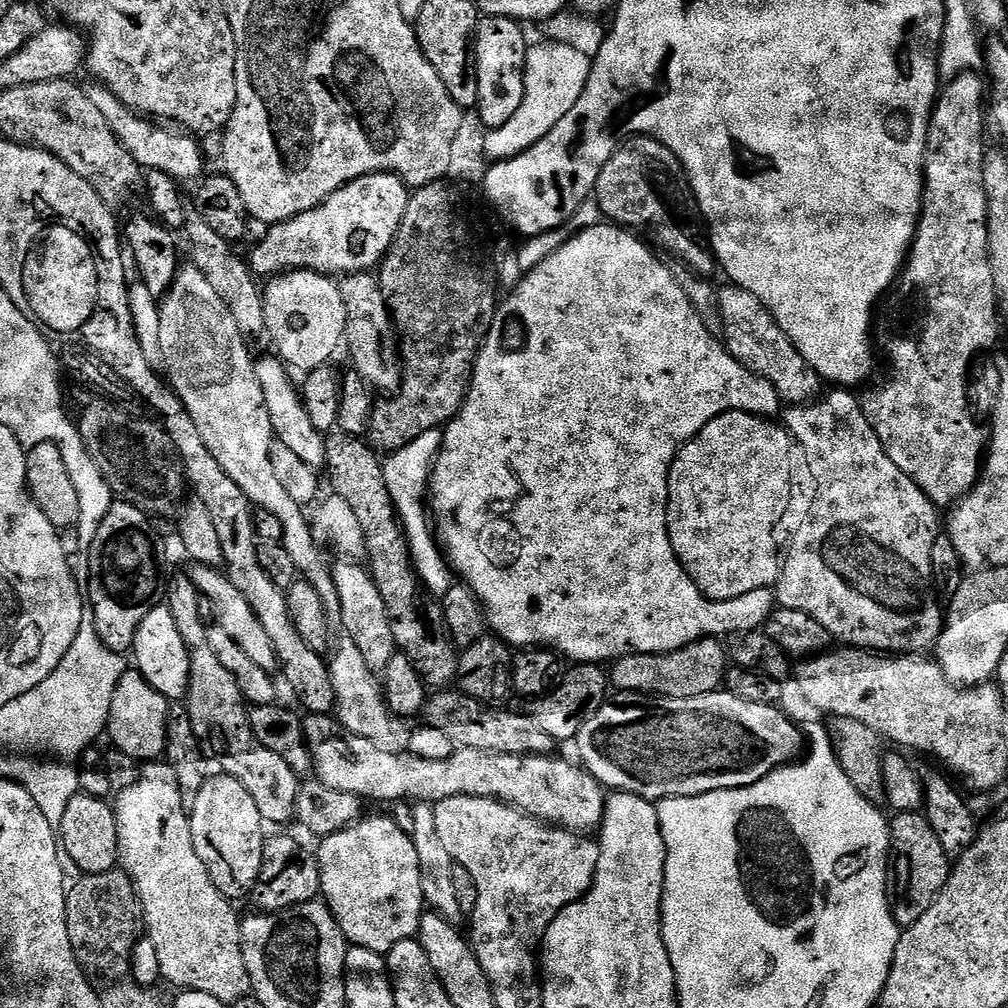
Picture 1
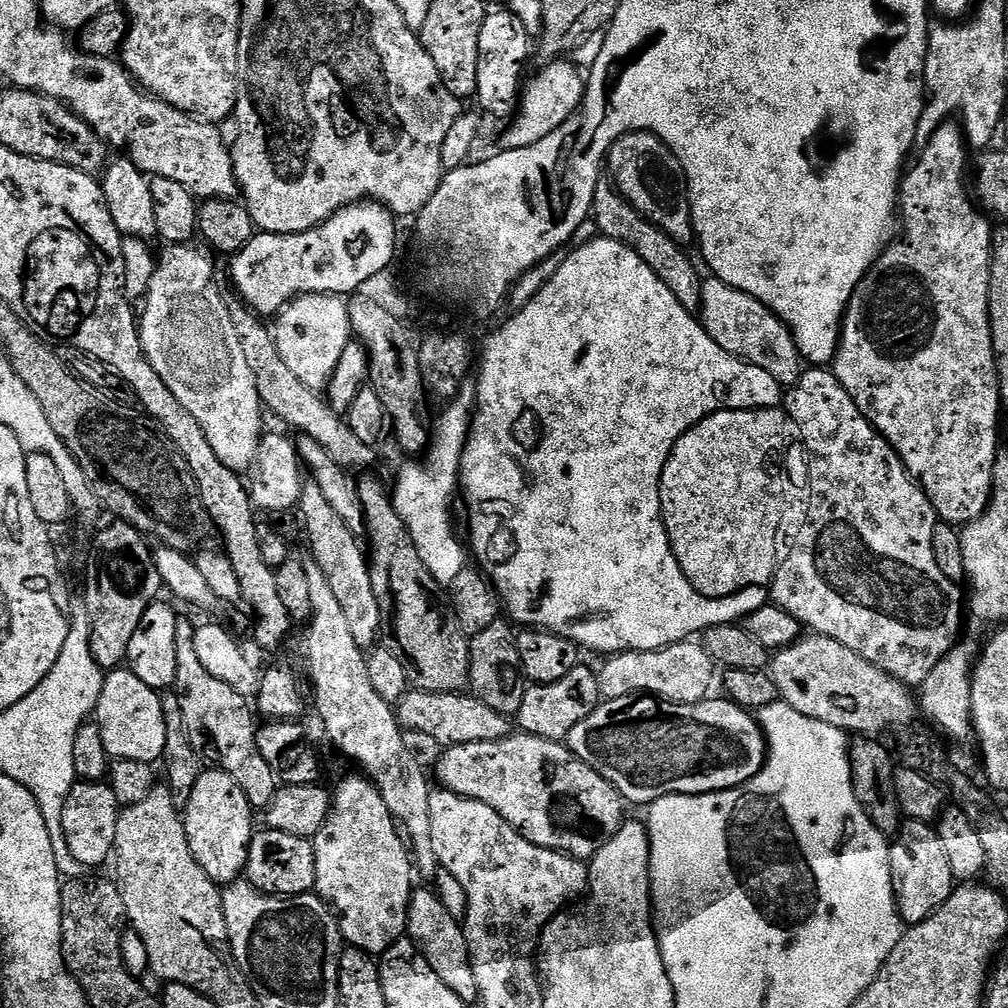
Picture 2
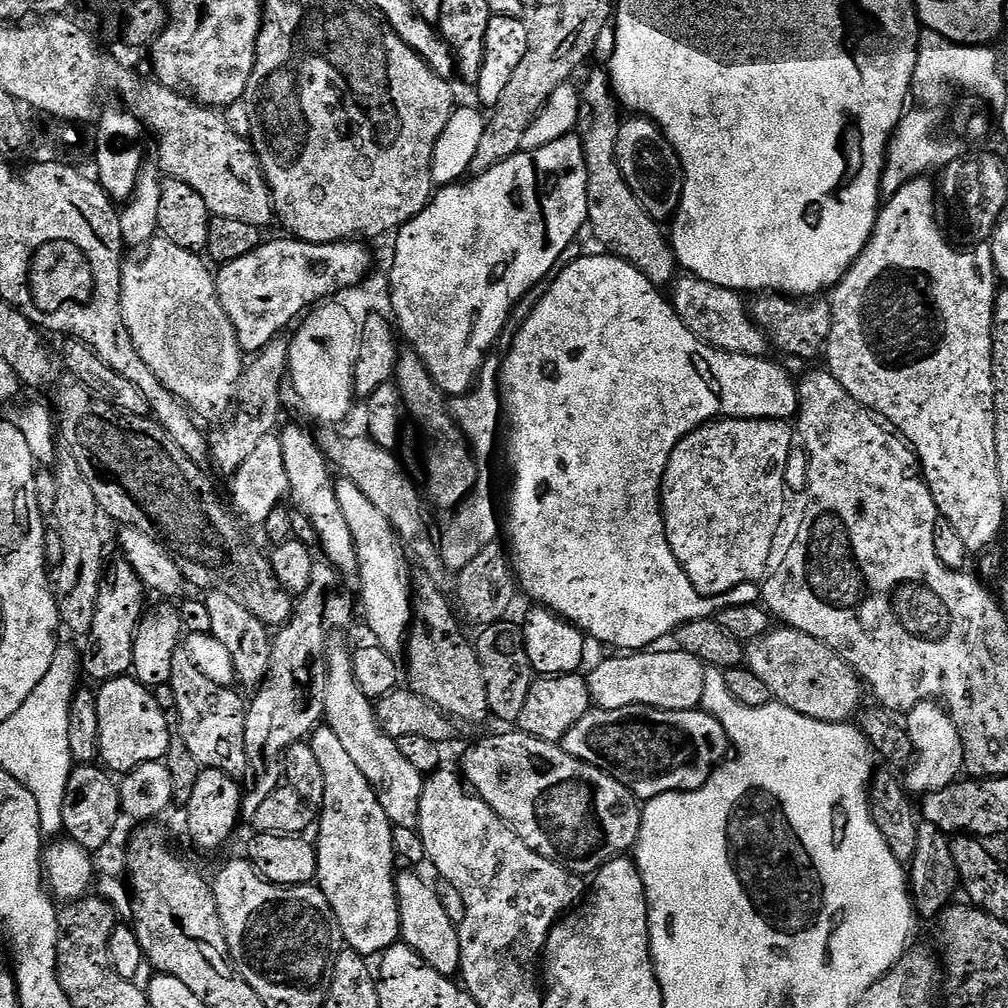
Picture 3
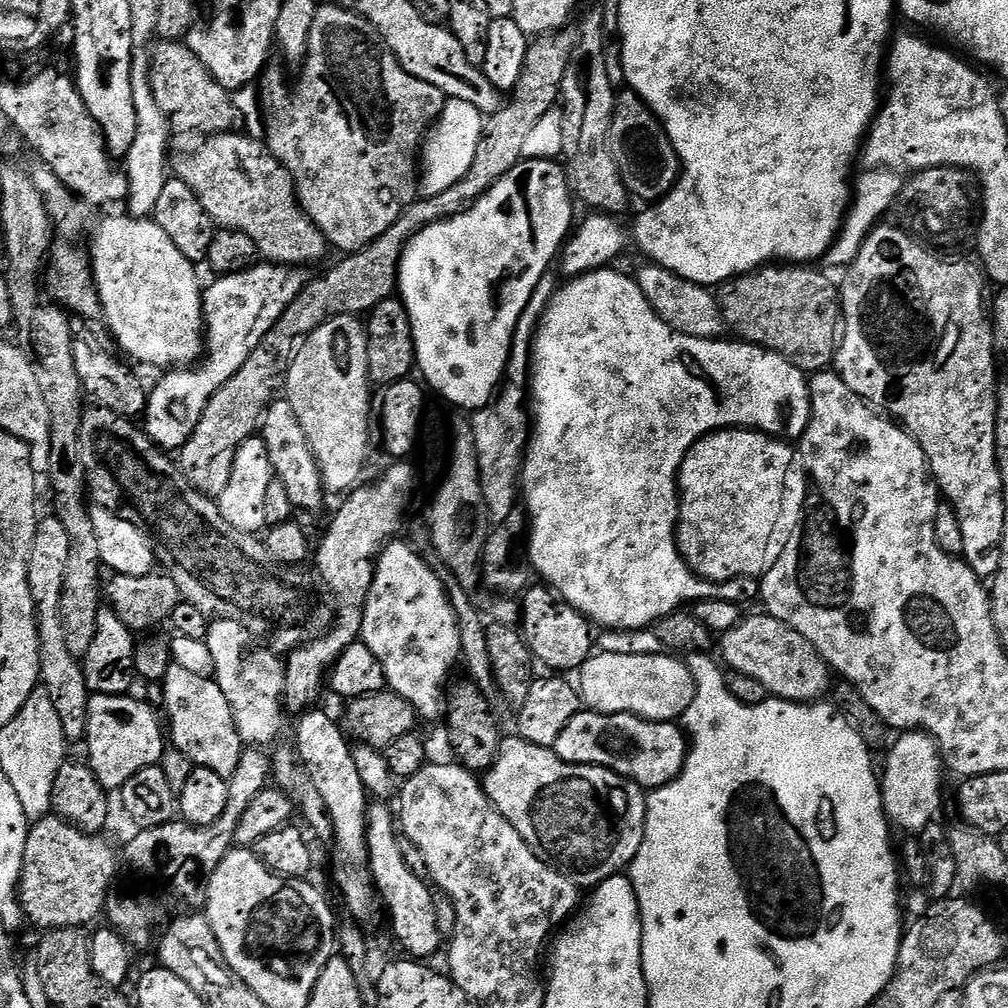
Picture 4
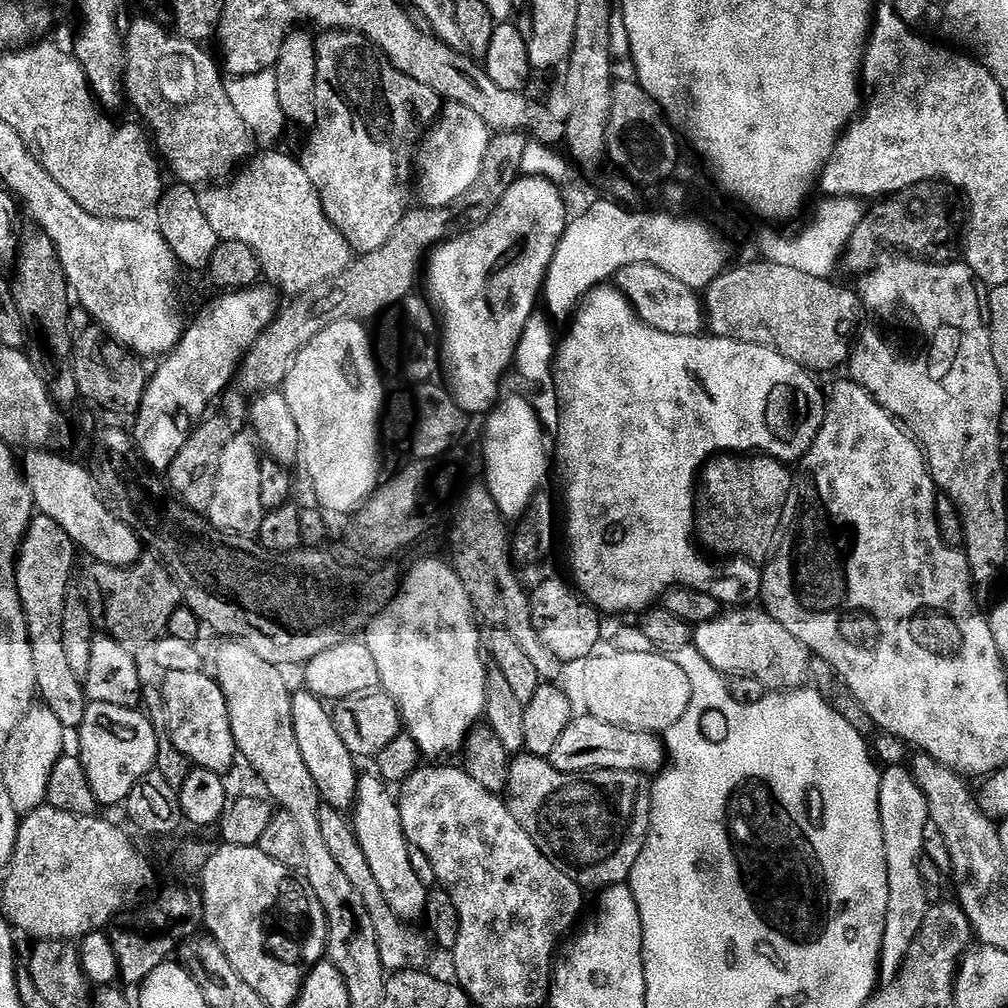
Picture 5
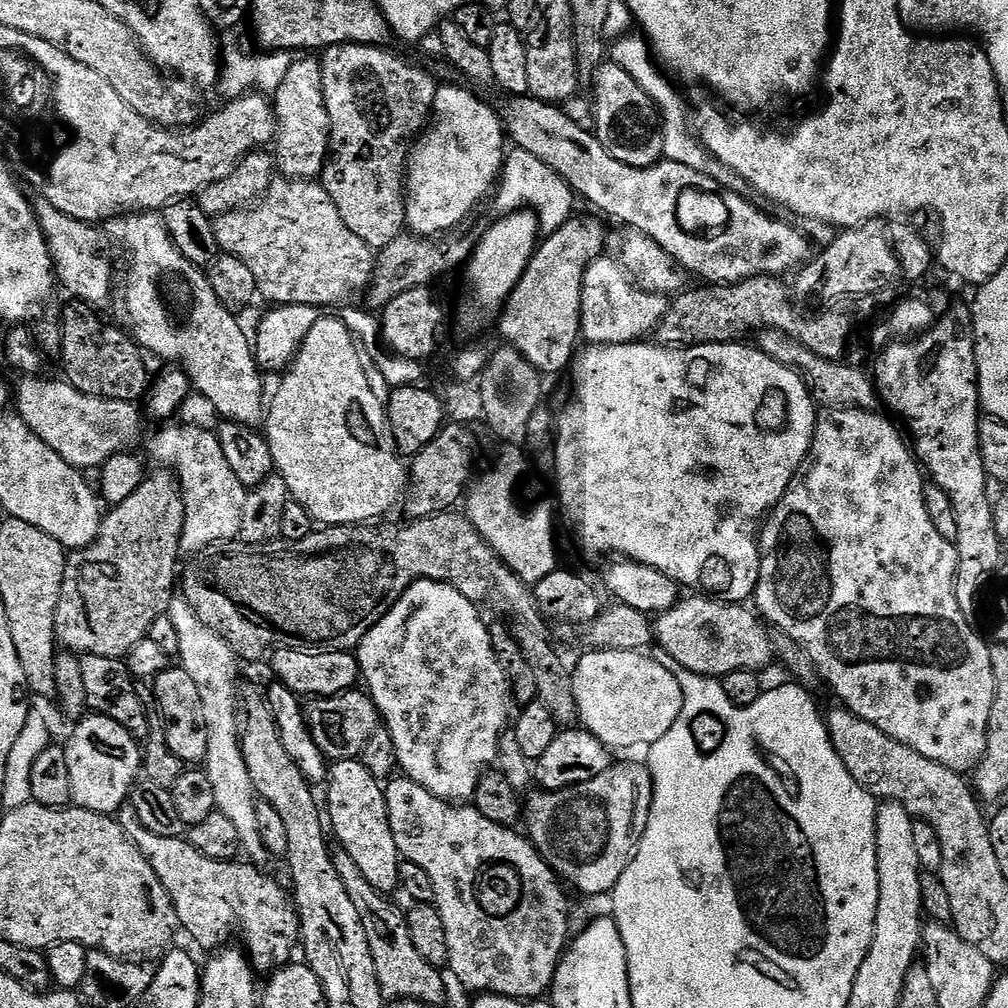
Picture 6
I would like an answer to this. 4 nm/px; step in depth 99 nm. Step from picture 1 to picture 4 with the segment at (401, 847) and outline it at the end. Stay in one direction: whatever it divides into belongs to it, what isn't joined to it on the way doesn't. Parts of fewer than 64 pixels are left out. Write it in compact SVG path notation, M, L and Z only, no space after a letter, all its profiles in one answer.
M308 710L303 713L295 722L296 724L296 748L295 751L298 753L299 763L302 765L304 763L304 768L306 771L307 779L311 780L312 785L316 787L318 790L318 794L322 794L322 798L326 798L326 810L328 811L328 817L332 819L332 840L334 841L334 845L336 844L336 853L333 854L332 860L336 863L336 884L340 887L340 896L344 899L344 904L348 907L348 912L353 921L361 929L369 930L368 928L376 928L380 924L380 919L383 921L386 916L386 909L380 899L379 892L376 891L376 884L372 881L372 871L368 868L368 809L370 807L370 793L367 788L365 788L364 783L362 782L362 778L358 774L358 766L354 762L354 758L352 757L352 749L353 745L350 743L349 737L346 735L345 729L341 727L339 723L336 724L331 720L330 717L327 716L324 712L314 712L316 710Z

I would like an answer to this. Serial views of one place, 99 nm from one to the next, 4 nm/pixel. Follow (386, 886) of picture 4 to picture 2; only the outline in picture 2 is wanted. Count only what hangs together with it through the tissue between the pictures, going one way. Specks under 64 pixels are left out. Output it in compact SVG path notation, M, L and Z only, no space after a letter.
M417 887L413 891L412 900L408 904L406 936L430 962L430 970L434 970L434 974L438 974L438 978L442 978L442 982L446 982L446 986L450 986L450 990L454 990L454 994L462 998L462 1002L472 1006L479 1001L480 991L478 982L474 982L474 970L470 962L468 943L464 937L464 925L454 918L454 914L450 914L450 910L446 910L446 906L442 906L431 887Z

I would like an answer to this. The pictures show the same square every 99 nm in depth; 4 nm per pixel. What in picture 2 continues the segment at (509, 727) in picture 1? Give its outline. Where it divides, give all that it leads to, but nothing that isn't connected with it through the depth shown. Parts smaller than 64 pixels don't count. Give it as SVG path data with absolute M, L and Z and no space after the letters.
M410 690L400 699L395 713L404 732L419 730L450 748L466 742L498 742L510 735L509 717L498 714L498 710L490 710L490 706L471 694Z

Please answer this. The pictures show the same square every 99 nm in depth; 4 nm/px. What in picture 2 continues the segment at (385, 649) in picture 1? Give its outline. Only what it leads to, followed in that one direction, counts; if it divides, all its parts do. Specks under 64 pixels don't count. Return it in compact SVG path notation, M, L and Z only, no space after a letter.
M310 478L305 479L302 486L298 516L302 521L302 532L306 540L308 536L308 548L312 551L309 552L310 558L318 562L318 566L322 566L322 574L326 574L326 582L330 582L331 592L342 605L350 634L354 634L354 642L358 642L360 648L371 649L377 643L376 635L381 635L382 625L378 598L374 598L374 586L370 582L370 560L366 555L365 545L330 507L330 502L322 494L318 482Z

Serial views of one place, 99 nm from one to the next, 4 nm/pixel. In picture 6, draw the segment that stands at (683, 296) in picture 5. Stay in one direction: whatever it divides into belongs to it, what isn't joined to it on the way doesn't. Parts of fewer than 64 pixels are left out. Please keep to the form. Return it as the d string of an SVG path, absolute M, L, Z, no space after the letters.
M601 254L584 272L581 284L580 335L588 344L631 344L639 341L647 332L659 329L664 313L668 311L669 301L657 292L644 292L628 278L627 272L608 254Z

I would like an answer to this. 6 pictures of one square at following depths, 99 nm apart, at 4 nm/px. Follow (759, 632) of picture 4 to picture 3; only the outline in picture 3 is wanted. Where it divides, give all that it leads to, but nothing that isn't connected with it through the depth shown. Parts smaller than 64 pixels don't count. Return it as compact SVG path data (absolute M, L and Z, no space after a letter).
M787 626L773 627L765 636L747 641L746 666L754 670L754 674L758 674L762 682L766 682L766 686L770 686L773 697L779 703L790 710L798 710L798 714L806 714L822 722L842 724L851 721L861 711L860 699L863 698L864 692L866 696L866 688L860 676L829 644Z

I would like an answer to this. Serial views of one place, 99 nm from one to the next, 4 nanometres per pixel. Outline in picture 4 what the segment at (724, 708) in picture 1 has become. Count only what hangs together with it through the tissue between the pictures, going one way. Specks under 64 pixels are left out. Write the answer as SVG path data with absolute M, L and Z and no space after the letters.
M581 710L577 716L570 718L570 726L562 730L554 751L558 758L571 764L593 764L599 768L608 768L634 781L645 790L655 790L663 784L669 784L684 769L684 760L688 757L689 741L686 732L679 723L662 720L643 720L640 716L630 714L610 714L604 716L600 712Z

